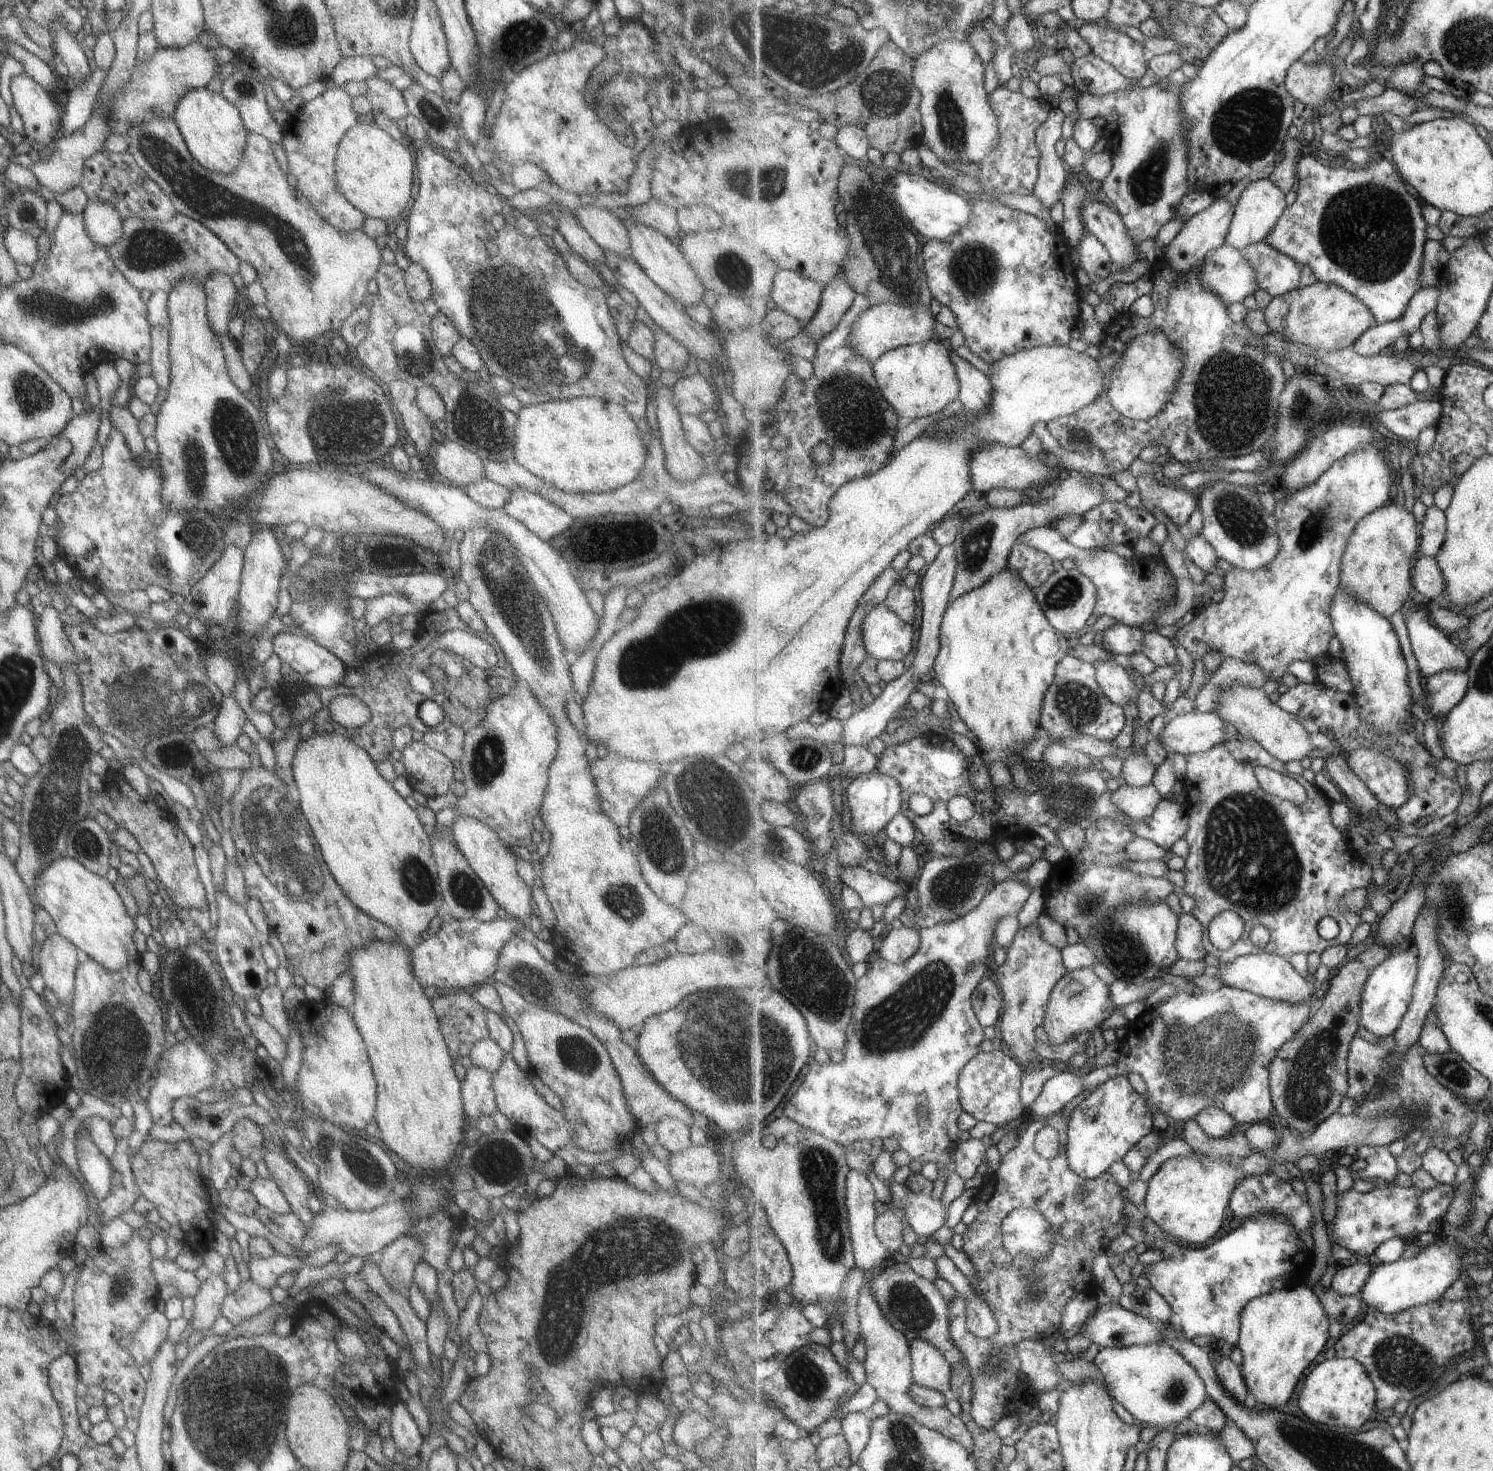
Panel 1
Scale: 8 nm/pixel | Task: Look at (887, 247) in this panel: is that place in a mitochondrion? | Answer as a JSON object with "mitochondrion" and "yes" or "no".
{"mitochondrion":"yes"}

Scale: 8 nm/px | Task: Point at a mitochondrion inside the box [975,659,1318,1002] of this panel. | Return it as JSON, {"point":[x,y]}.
{"point":[1247,857]}

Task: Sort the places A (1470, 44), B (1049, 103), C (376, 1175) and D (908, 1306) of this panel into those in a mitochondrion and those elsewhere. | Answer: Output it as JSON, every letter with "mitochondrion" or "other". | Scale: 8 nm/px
{"A":"mitochondrion","B":"other","C":"mitochondrion","D":"mitochondrion"}

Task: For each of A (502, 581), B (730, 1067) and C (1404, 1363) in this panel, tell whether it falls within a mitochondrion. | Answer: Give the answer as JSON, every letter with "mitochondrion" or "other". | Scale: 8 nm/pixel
{"A":"mitochondrion","B":"mitochondrion","C":"mitochondrion"}

